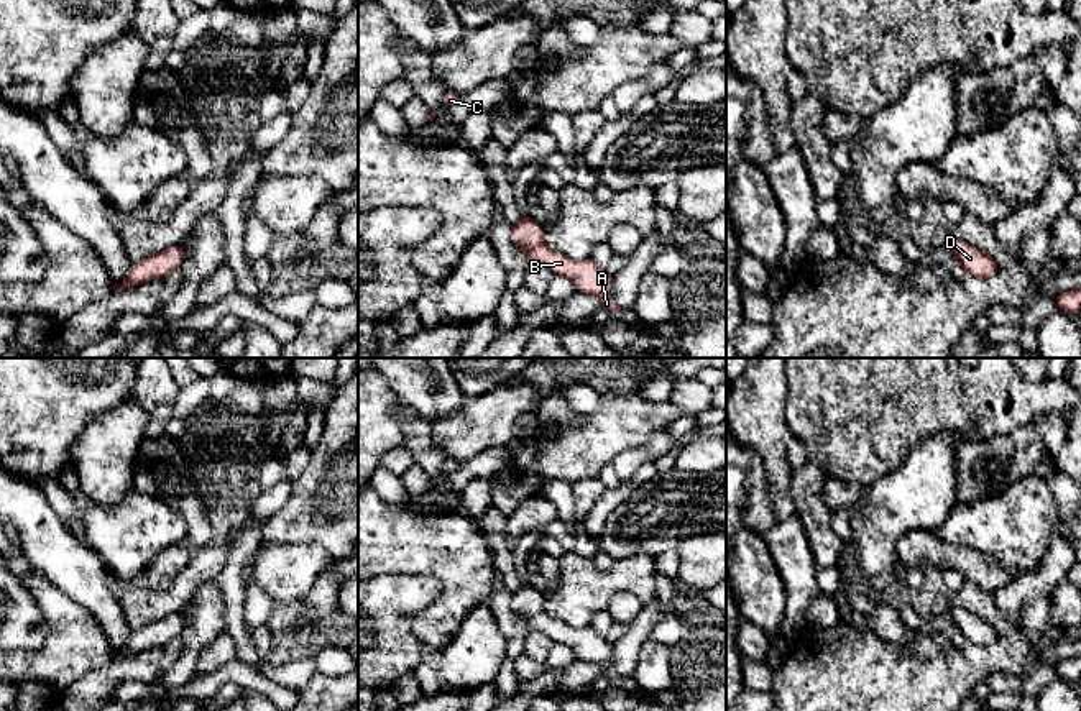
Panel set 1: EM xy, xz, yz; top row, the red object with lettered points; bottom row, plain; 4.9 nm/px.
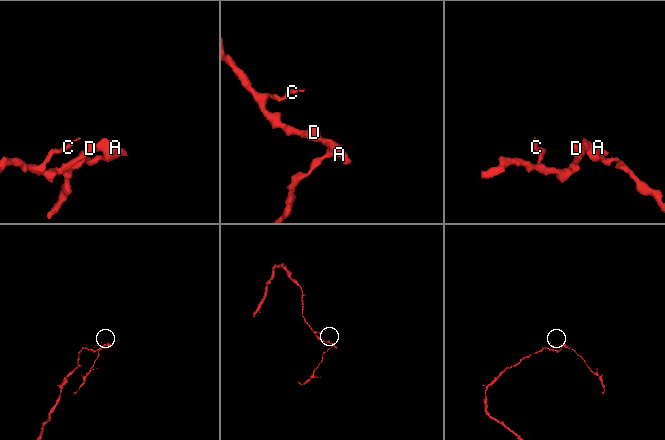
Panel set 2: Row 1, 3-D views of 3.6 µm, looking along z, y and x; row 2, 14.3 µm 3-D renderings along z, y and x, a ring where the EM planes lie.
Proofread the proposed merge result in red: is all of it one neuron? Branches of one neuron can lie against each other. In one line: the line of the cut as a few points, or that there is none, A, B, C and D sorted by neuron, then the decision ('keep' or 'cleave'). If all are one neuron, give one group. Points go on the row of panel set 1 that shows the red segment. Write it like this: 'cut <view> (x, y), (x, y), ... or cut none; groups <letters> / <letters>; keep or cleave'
cut none; groups A B C D; keep

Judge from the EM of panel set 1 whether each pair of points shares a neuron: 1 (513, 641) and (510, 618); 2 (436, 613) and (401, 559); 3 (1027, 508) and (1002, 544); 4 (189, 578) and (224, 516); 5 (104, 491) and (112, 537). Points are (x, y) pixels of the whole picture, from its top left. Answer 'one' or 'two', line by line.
1: one
2: one
3: one
4: one
5: two

